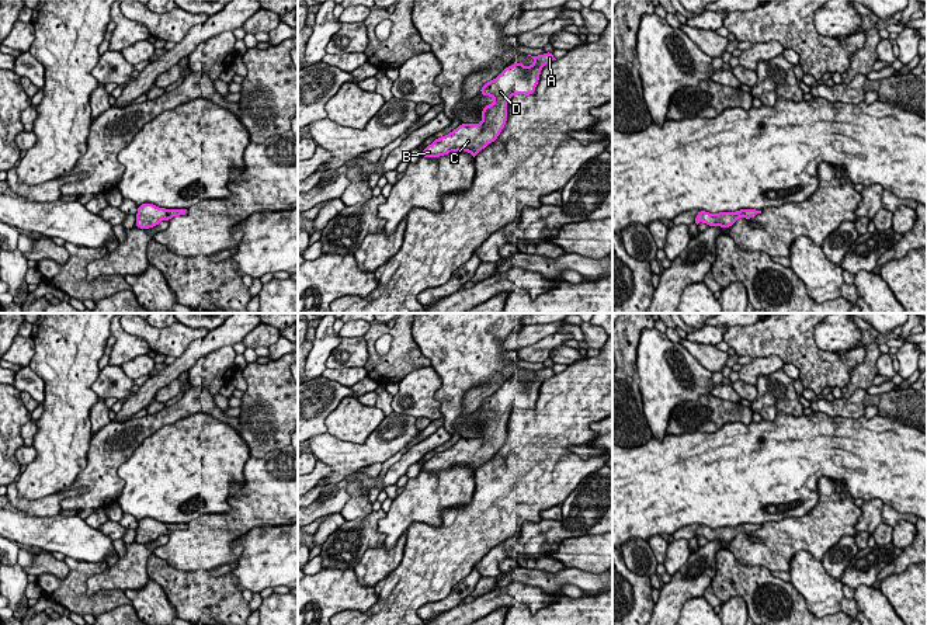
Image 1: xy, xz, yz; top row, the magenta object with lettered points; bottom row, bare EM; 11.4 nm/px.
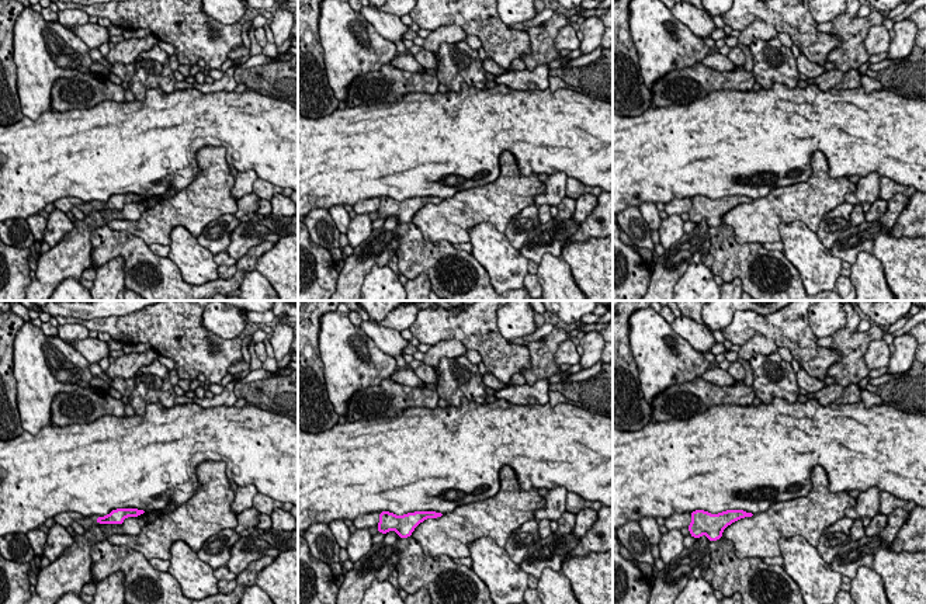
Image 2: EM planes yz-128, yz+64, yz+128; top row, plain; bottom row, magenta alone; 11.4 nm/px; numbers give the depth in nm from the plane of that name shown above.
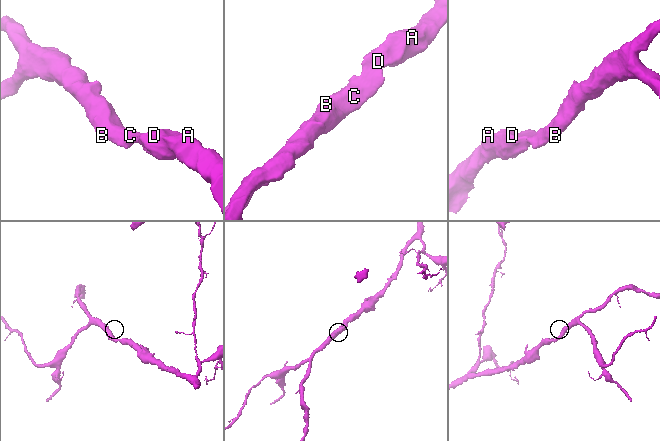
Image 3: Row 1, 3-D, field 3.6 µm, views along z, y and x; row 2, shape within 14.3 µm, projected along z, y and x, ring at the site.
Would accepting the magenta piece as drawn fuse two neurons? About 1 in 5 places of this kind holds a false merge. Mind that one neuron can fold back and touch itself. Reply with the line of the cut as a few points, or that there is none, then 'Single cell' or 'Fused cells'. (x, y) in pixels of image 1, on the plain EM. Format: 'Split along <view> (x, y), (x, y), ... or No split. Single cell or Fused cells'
No split. Single cell

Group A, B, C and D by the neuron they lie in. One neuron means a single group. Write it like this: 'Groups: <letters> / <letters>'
Groups: A B C D

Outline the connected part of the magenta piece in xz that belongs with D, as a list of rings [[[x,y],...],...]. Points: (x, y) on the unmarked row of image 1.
[[[552,367],[531,371],[534,378],[524,381],[521,376],[507,381],[496,393],[482,400],[480,409],[494,413],[493,419],[482,424],[480,438],[461,438],[445,451],[437,452],[424,462],[423,472],[440,472],[452,466],[464,465],[473,472],[494,456],[507,437],[507,414],[514,409],[531,410],[545,379],[556,375]]]

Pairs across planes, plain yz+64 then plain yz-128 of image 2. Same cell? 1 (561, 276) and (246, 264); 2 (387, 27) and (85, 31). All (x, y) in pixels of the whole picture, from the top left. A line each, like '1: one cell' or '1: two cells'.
1: two cells
2: one cell

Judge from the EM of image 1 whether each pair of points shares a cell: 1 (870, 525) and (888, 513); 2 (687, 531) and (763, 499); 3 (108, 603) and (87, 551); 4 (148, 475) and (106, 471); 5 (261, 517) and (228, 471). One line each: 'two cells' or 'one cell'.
1: two cells
2: two cells
3: two cells
4: two cells
5: two cells

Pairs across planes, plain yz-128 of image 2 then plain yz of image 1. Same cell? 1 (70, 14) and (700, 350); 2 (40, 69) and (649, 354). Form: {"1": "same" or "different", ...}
{"1": "different", "2": "same"}

